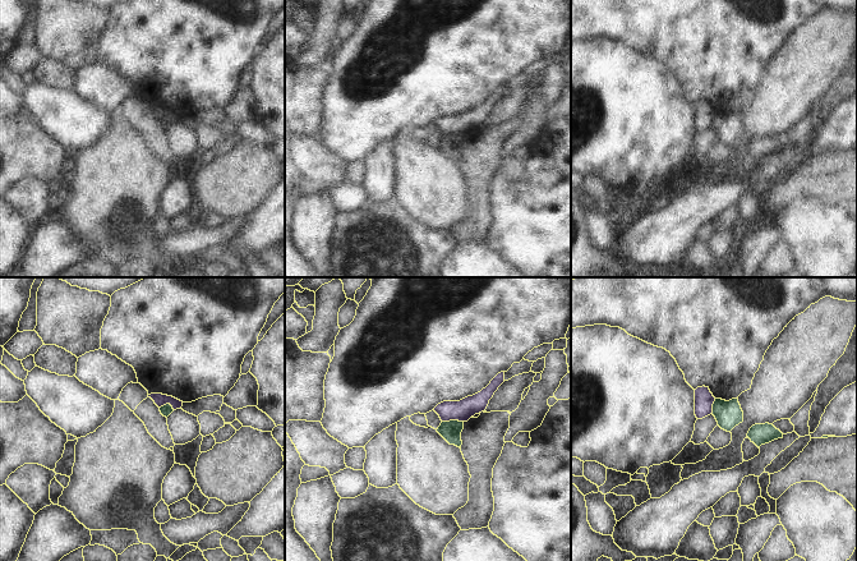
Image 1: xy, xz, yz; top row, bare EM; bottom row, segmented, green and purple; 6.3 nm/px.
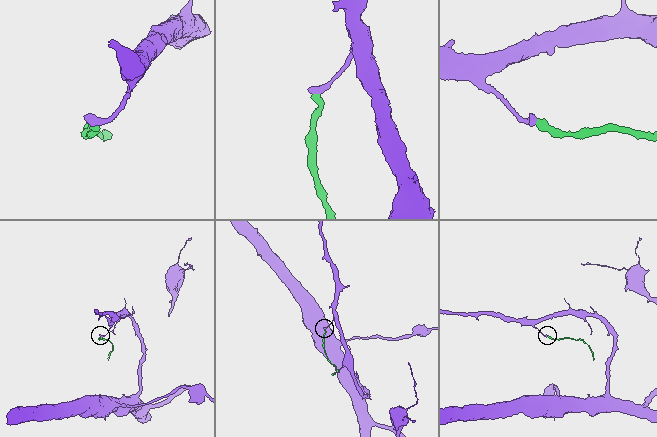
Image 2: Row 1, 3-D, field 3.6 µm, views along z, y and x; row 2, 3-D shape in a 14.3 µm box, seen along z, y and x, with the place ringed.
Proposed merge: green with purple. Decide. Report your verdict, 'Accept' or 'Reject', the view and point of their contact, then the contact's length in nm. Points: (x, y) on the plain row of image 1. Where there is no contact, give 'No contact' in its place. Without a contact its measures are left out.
Reject. Touches green at xz (452, 134). Shared border 140 nm

